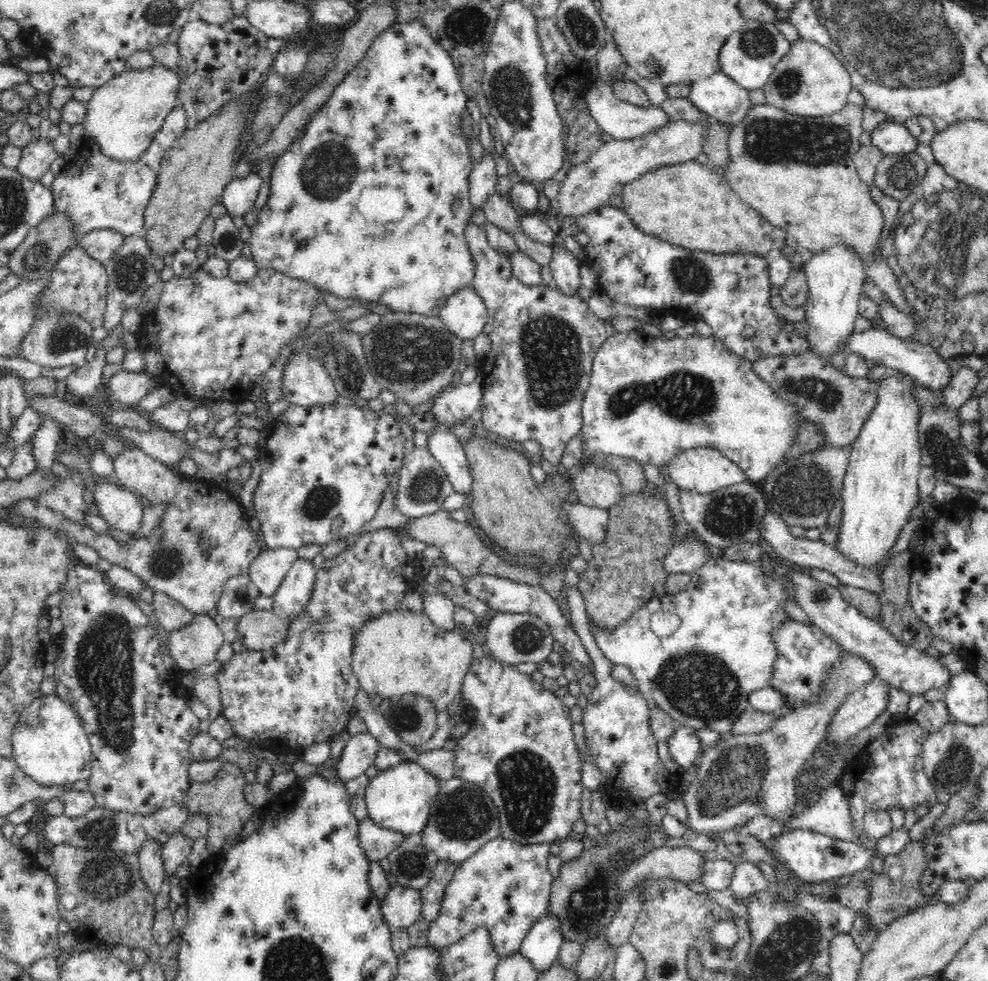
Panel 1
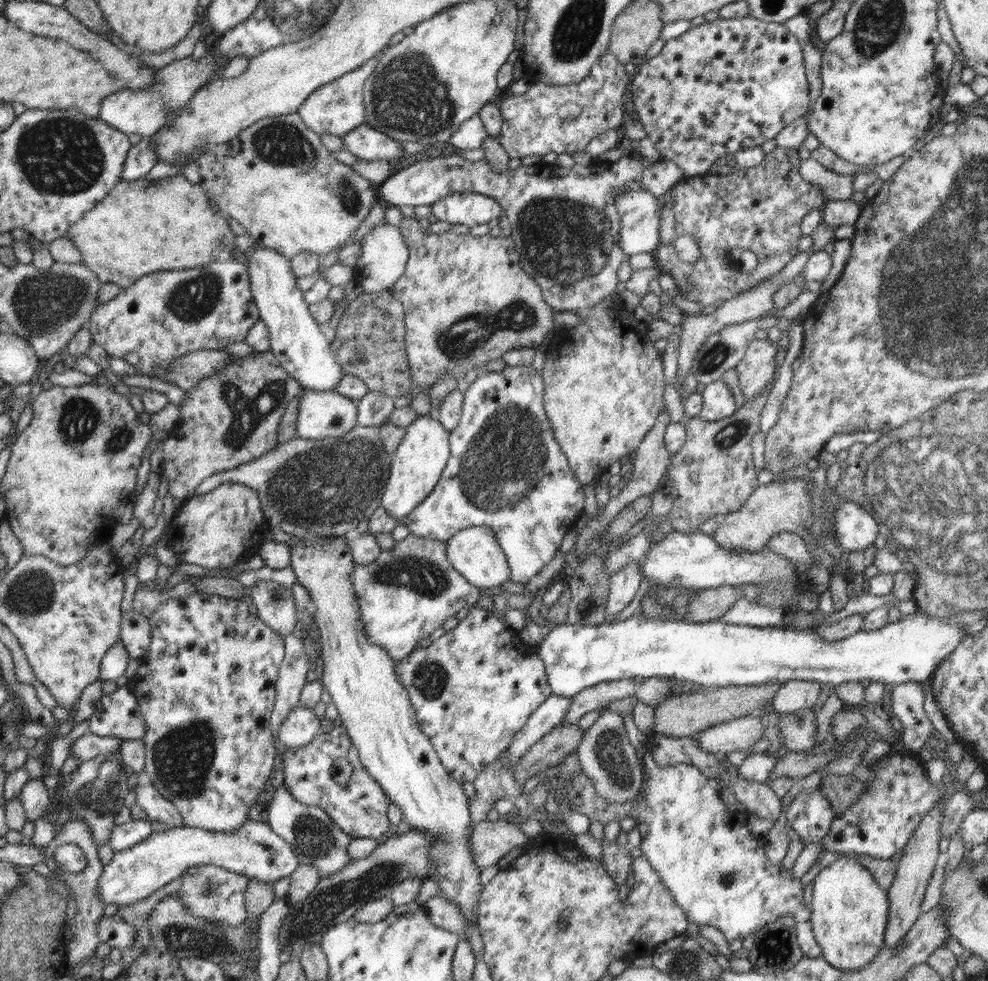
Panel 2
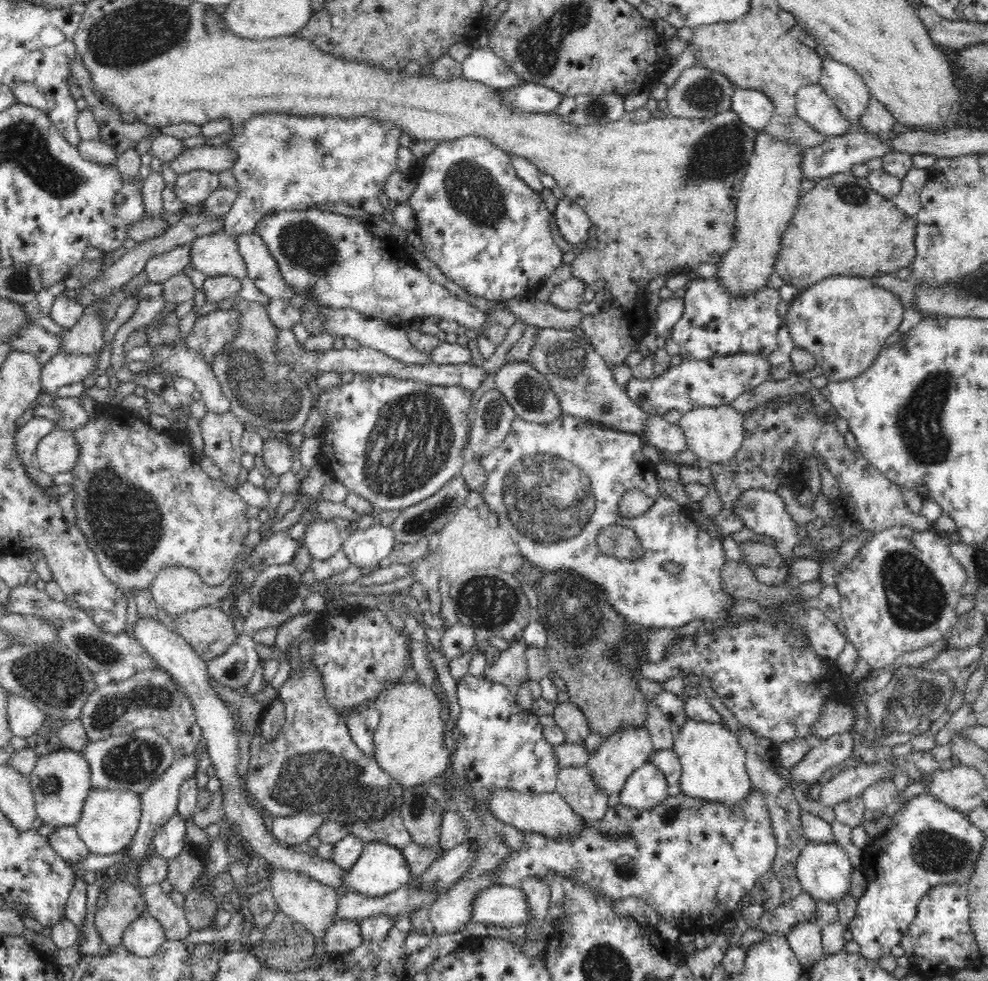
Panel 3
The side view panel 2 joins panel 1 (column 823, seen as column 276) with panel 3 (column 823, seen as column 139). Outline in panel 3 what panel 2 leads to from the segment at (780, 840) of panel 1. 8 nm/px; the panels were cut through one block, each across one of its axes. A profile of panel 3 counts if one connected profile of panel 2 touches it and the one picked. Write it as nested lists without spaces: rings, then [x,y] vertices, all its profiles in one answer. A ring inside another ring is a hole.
[[[809,842],[802,849],[796,862],[796,874],[801,887],[816,901],[823,900],[828,903],[837,903],[842,896],[849,894],[850,876],[855,869],[848,854],[840,845],[834,842]]]

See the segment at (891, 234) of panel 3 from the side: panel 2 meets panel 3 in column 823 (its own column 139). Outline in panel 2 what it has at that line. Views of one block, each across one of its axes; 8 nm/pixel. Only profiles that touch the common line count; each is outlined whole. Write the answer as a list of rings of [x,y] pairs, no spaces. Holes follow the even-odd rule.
[[[182,174],[152,183],[145,178],[130,182],[120,180],[106,197],[93,210],[88,210],[80,221],[72,224],[65,235],[74,241],[76,249],[82,253],[82,261],[101,283],[110,282],[122,289],[128,288],[147,274],[206,266],[218,260],[220,254],[228,254],[236,248],[238,234],[230,228],[231,222],[221,212],[214,212],[206,191],[200,185],[192,184]]]

